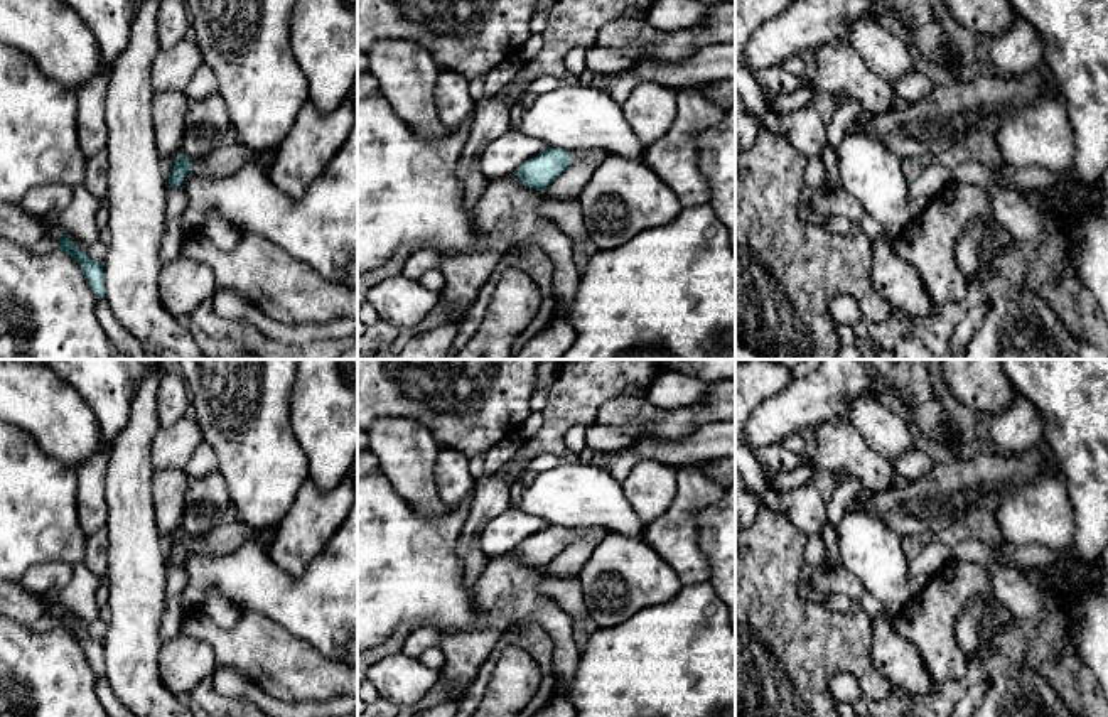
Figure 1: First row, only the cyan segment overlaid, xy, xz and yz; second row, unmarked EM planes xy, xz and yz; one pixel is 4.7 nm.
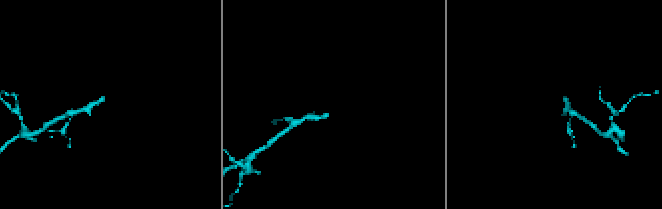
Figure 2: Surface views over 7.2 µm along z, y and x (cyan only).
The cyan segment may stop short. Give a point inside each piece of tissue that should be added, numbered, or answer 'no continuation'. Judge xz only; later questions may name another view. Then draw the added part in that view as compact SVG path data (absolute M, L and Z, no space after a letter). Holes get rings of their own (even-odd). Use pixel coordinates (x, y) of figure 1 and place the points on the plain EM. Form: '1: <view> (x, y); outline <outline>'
1: xz (575, 533); outline M572 528L570 542L580 540L580 538L594 538L595 542L600 542L605 535L607 535L605 528Z

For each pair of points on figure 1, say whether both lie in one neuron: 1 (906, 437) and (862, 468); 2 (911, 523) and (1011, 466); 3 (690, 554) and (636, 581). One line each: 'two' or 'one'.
1: two
2: one
3: two

